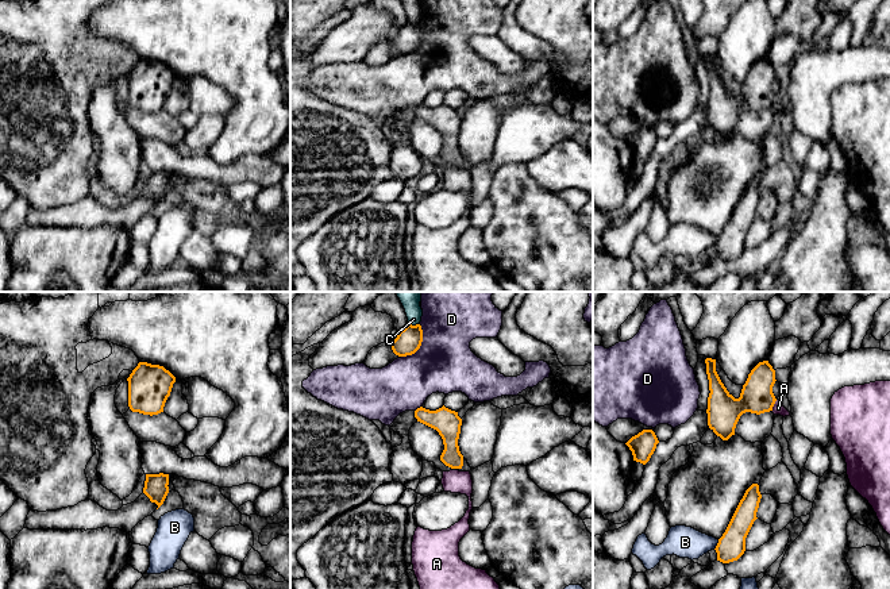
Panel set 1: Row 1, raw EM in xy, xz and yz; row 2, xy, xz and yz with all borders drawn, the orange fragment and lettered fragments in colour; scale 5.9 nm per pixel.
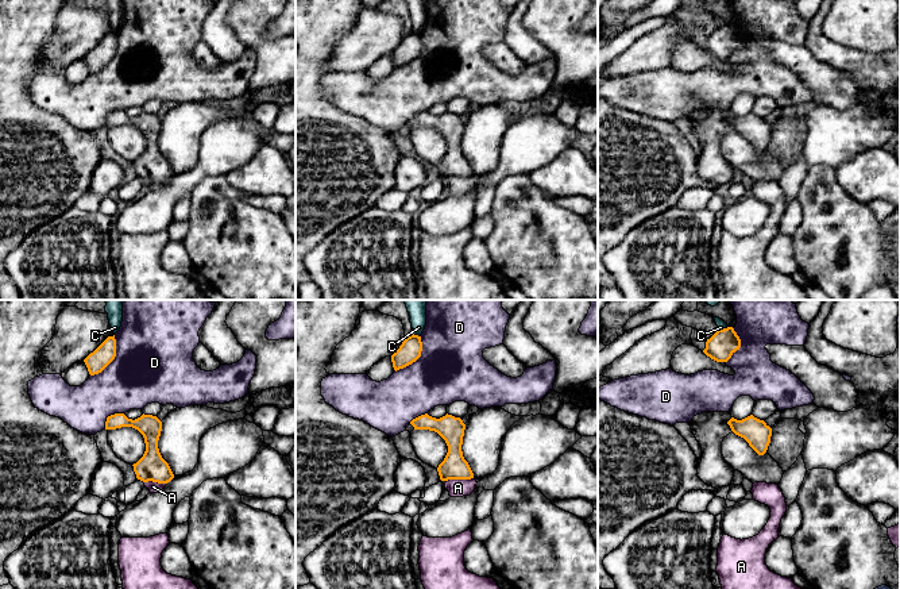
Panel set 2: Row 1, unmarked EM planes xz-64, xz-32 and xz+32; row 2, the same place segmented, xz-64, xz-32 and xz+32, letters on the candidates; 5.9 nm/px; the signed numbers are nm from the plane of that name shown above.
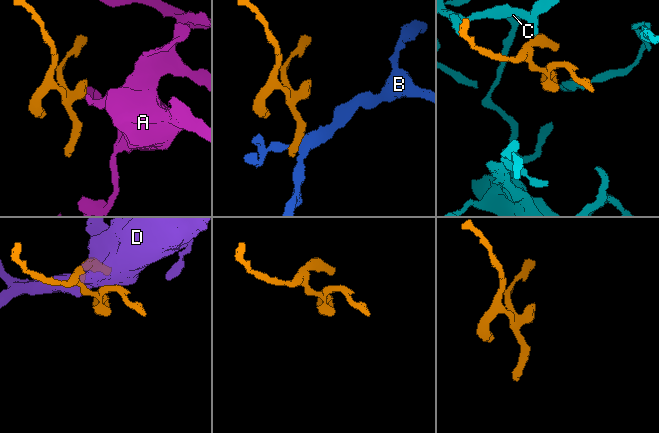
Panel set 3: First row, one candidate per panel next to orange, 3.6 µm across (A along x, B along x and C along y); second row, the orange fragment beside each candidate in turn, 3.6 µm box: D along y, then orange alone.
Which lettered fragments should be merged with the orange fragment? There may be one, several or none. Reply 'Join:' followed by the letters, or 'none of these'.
Join: none of these

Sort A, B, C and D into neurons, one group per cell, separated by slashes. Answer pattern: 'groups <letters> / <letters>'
groups A / B / C / D

